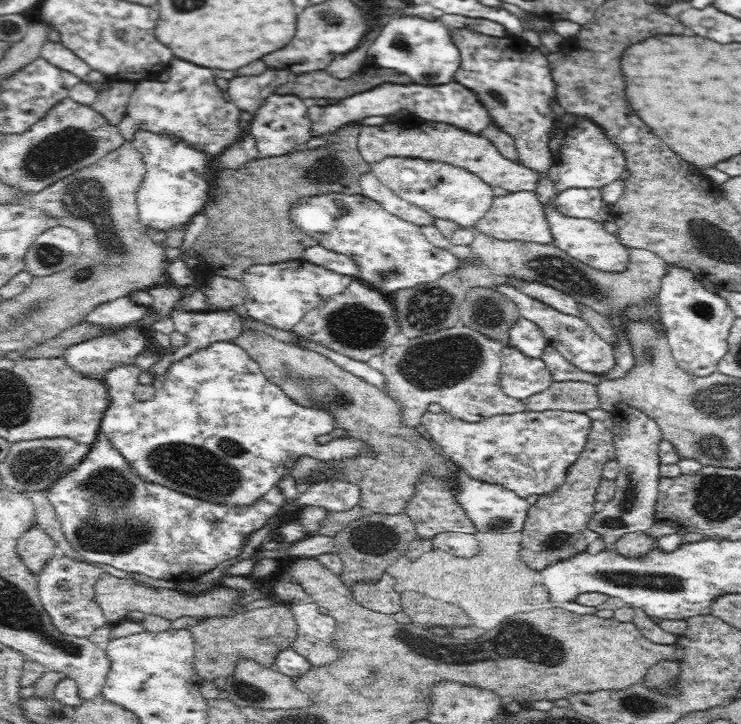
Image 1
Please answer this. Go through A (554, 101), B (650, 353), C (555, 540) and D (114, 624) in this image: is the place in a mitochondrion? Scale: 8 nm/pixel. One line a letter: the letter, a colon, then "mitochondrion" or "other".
A: other
B: mitochondrion
C: mitochondrion
D: other

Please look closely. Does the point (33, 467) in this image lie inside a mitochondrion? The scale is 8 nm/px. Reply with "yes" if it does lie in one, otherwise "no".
yes

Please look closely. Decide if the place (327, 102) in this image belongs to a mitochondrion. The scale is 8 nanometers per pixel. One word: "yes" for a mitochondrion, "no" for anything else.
no

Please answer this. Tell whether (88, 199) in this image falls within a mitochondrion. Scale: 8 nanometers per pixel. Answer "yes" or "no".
yes

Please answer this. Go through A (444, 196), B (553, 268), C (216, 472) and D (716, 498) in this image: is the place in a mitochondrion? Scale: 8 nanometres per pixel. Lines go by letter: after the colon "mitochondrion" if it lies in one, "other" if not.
A: other
B: mitochondrion
C: mitochondrion
D: mitochondrion

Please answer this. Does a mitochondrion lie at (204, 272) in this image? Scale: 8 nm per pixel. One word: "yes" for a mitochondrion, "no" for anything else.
no

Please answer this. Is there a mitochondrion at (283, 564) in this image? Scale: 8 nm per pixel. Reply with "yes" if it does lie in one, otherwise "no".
no

